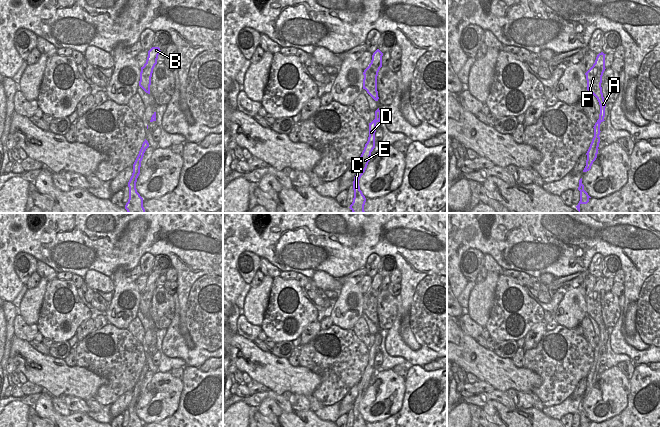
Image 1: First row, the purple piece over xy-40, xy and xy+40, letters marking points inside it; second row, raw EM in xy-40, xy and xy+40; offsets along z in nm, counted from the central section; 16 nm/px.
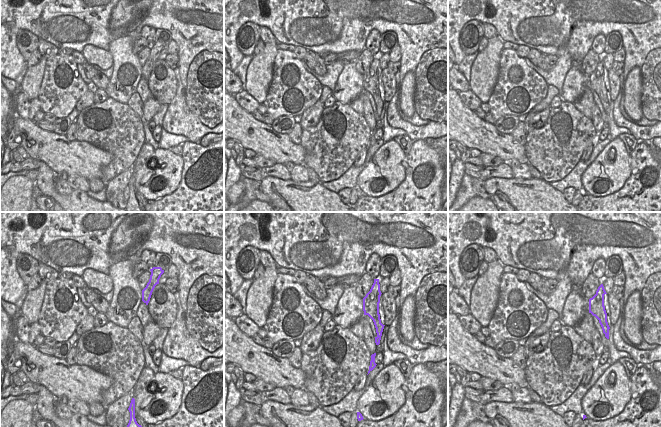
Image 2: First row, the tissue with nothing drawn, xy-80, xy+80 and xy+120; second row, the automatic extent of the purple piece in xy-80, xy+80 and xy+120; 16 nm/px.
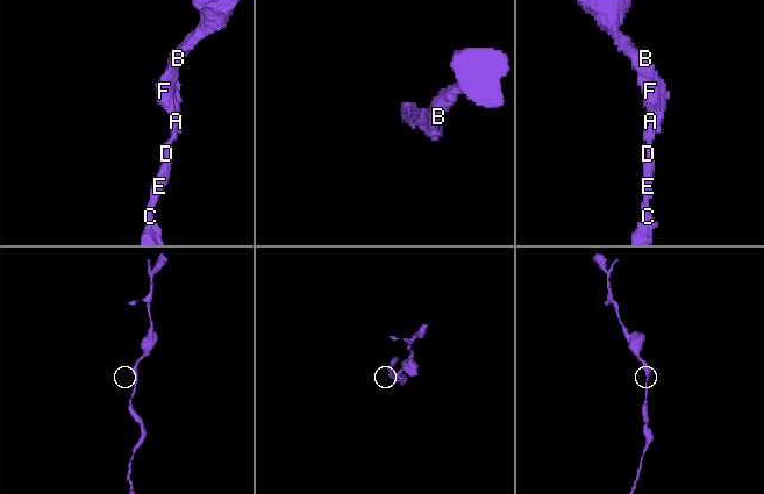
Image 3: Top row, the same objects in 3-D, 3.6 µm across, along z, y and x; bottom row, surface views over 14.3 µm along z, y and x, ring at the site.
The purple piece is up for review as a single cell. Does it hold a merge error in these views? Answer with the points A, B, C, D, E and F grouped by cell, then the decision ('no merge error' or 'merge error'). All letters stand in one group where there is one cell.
A B C D E F; no merge error

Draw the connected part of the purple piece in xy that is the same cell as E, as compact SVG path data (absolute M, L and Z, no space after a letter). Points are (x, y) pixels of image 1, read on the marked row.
M379 108L375 111L375 119L369 123L369 137L368 141L365 144L364 150L357 160L358 162L358 172L354 177L353 181L353 190L354 190L354 198L353 202L350 205L350 209L353 213L366 213L364 211L364 205L366 202L366 198L360 190L359 180L363 173L365 172L368 162L370 161L371 152L375 148L375 132L376 132L376 123L380 122L381 119L381 111Z

